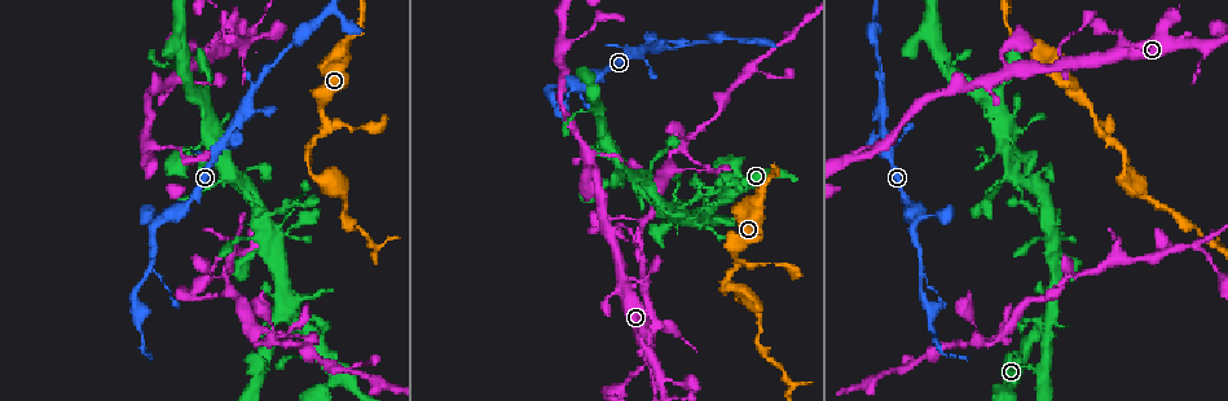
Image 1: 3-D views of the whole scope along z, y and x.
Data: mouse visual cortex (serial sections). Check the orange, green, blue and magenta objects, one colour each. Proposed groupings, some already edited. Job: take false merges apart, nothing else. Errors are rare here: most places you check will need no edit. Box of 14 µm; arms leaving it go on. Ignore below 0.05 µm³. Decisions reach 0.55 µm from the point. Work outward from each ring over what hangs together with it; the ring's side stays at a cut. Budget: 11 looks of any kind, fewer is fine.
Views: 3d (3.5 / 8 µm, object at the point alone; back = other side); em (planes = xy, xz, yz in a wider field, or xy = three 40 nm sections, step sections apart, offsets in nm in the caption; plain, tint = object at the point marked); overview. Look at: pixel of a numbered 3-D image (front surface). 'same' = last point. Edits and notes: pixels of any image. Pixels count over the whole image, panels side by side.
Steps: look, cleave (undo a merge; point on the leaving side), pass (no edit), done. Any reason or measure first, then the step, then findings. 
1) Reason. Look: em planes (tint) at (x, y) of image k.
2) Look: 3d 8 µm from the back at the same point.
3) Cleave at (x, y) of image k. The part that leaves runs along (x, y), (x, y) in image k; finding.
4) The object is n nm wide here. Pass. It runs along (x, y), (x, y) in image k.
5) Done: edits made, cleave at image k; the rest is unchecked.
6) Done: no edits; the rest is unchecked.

Thick turns thin. Look: 3d 8 µm at (565, 86) of image 1.

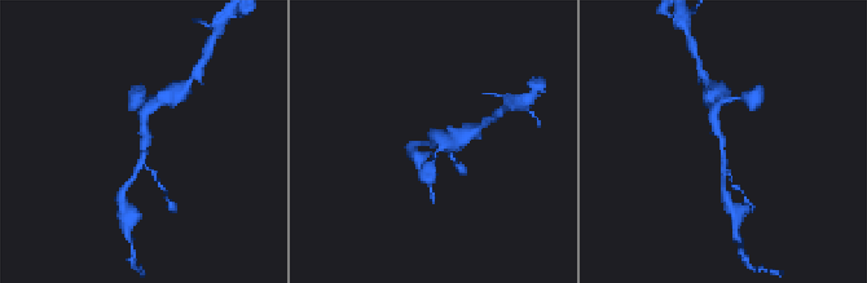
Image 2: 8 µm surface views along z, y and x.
Look: 3d 3.5 µm from the back at (720, 135) of image 2.

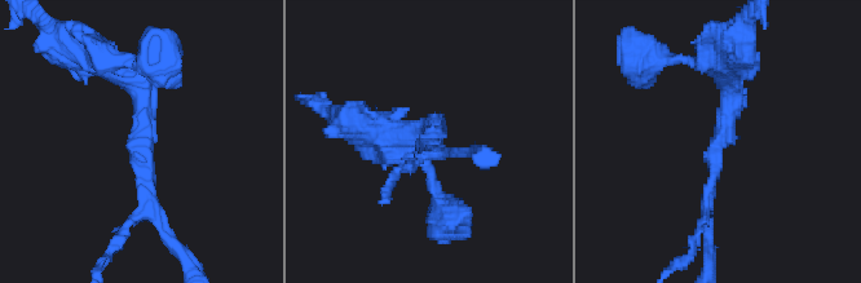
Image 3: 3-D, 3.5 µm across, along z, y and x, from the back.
The arms are 150, 300 nm wide; now the EM. Look: em xy step 2 (tint) at (431, 140) of image 3.

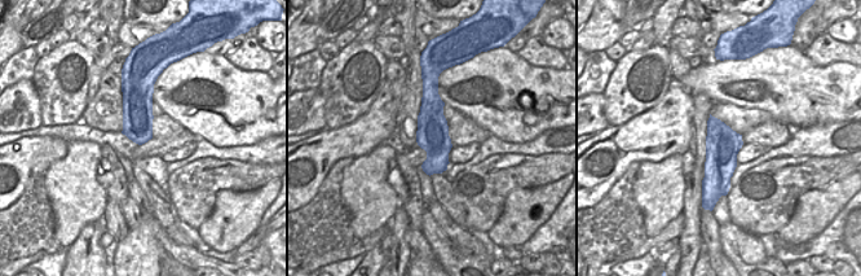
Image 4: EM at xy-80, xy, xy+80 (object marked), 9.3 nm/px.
Pass. One cell here.

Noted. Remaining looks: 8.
Three arms meet. Look: 3d 8 µm at (282, 310) of image 1.

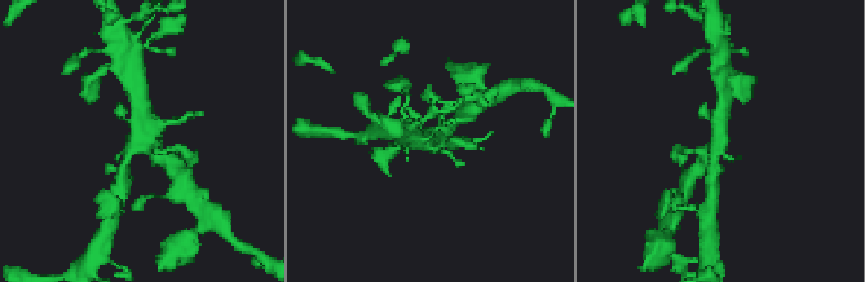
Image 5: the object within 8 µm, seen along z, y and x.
Closer look. Look: 3d 3.5 µm at (719, 139) of image 5.

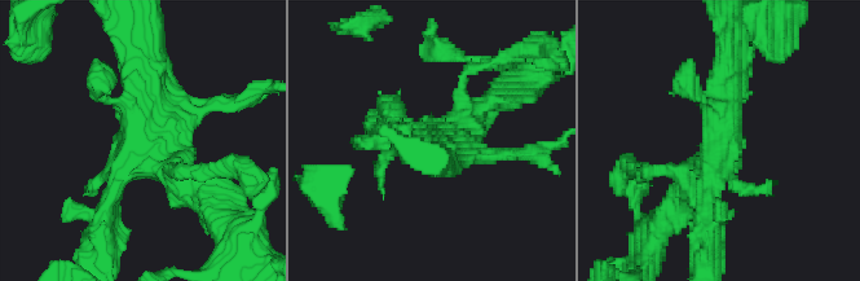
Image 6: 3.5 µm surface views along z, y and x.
Pass. It runs along (199, 197), (144, 137), (144, 53) in image 6; all the same cell.

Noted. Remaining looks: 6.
Small branch off a trunk. Look: 3d 3.5 µm at (683, 222) of image 1.

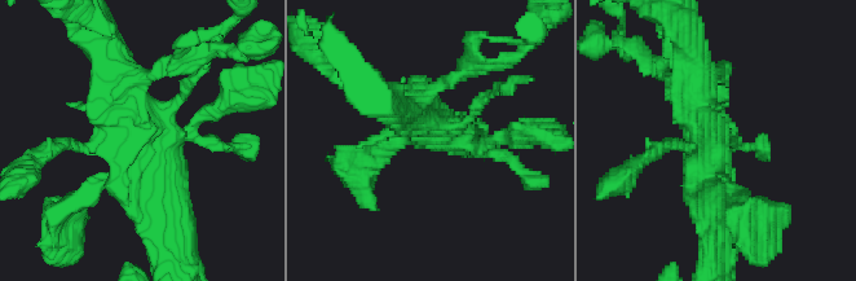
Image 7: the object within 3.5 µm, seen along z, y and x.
Look: em xy step 5 (tint) at (712, 156) of image 7.

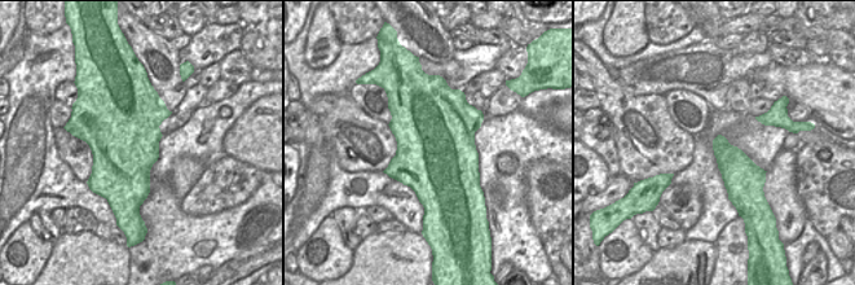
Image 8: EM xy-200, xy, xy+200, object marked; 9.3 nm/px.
Look: em planes (tint) at the same point.

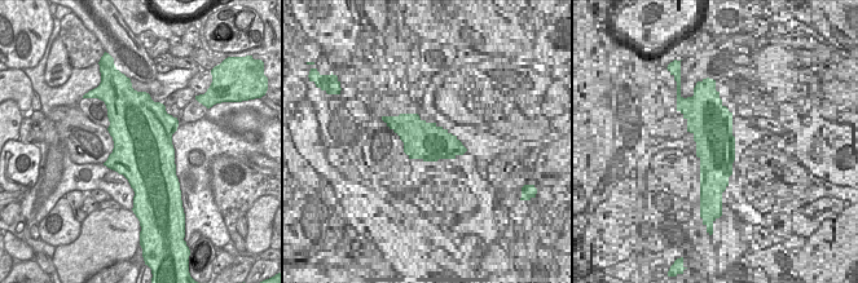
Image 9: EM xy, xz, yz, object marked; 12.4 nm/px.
Pass. It runs along (171, 236), (163, 184), (115, 80) in image 7; all the same cell.

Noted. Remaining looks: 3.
Four arms meet. Look: 3d 3.5 µm at (210, 134) of image 1.

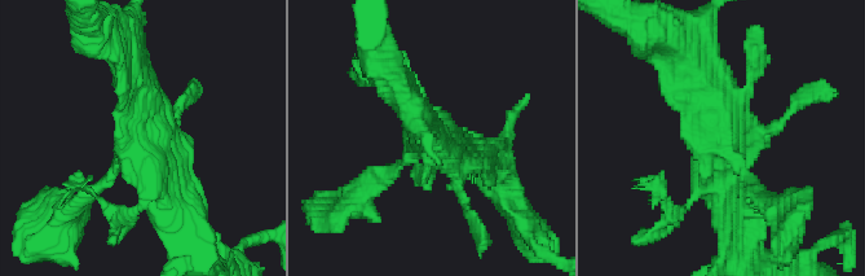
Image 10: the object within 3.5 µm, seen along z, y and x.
Need the tissue. Look: em xy step 5 (tint) at (721, 138) of image 10.

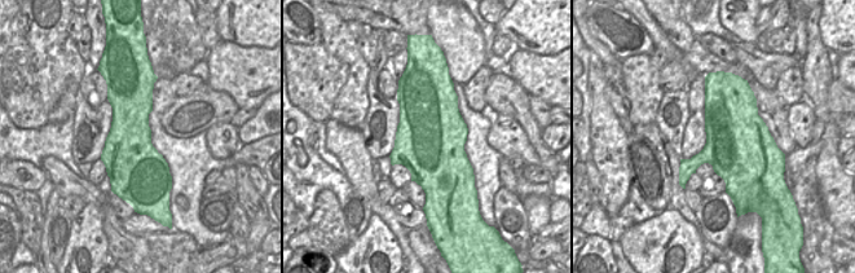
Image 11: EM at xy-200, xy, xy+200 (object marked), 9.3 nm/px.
Pass. All the same cell.

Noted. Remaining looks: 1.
Done: no edits; the rest is unchecked.

